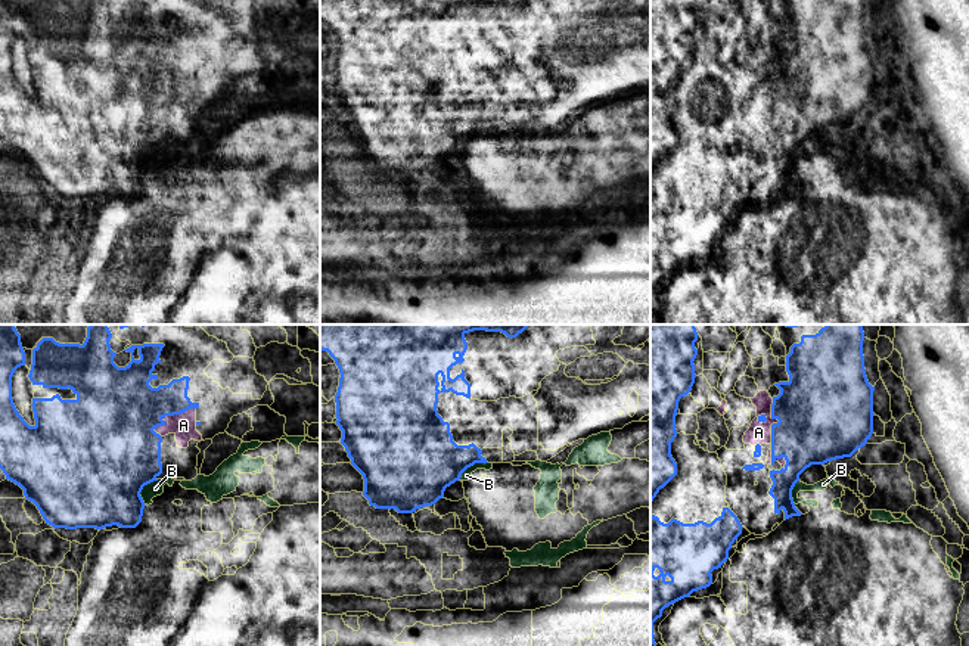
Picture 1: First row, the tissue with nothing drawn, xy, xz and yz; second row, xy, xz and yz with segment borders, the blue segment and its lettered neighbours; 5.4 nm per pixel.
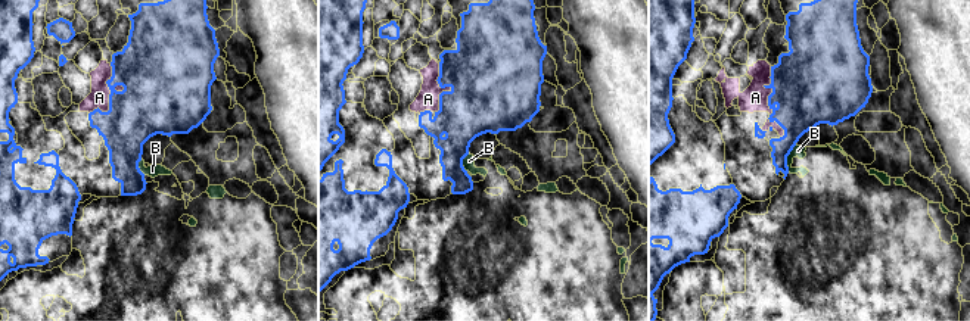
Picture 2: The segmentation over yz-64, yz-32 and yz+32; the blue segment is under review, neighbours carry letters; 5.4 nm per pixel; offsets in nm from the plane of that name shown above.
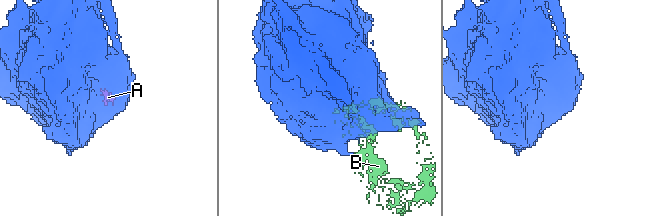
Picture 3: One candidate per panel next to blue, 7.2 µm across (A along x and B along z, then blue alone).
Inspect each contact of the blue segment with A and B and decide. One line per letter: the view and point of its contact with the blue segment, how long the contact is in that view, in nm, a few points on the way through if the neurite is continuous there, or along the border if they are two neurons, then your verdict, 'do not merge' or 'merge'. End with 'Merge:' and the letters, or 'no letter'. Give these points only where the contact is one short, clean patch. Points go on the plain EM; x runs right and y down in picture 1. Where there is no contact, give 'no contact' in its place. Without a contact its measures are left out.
A: meets blue in xy at (170, 84); contact 260 nm long; merge
B: meets blue in xy at (142, 158); contact 160 nm long; border along xy (158, 149), (143, 157), (140, 162), (143, 173); do not merge
Merge: A

